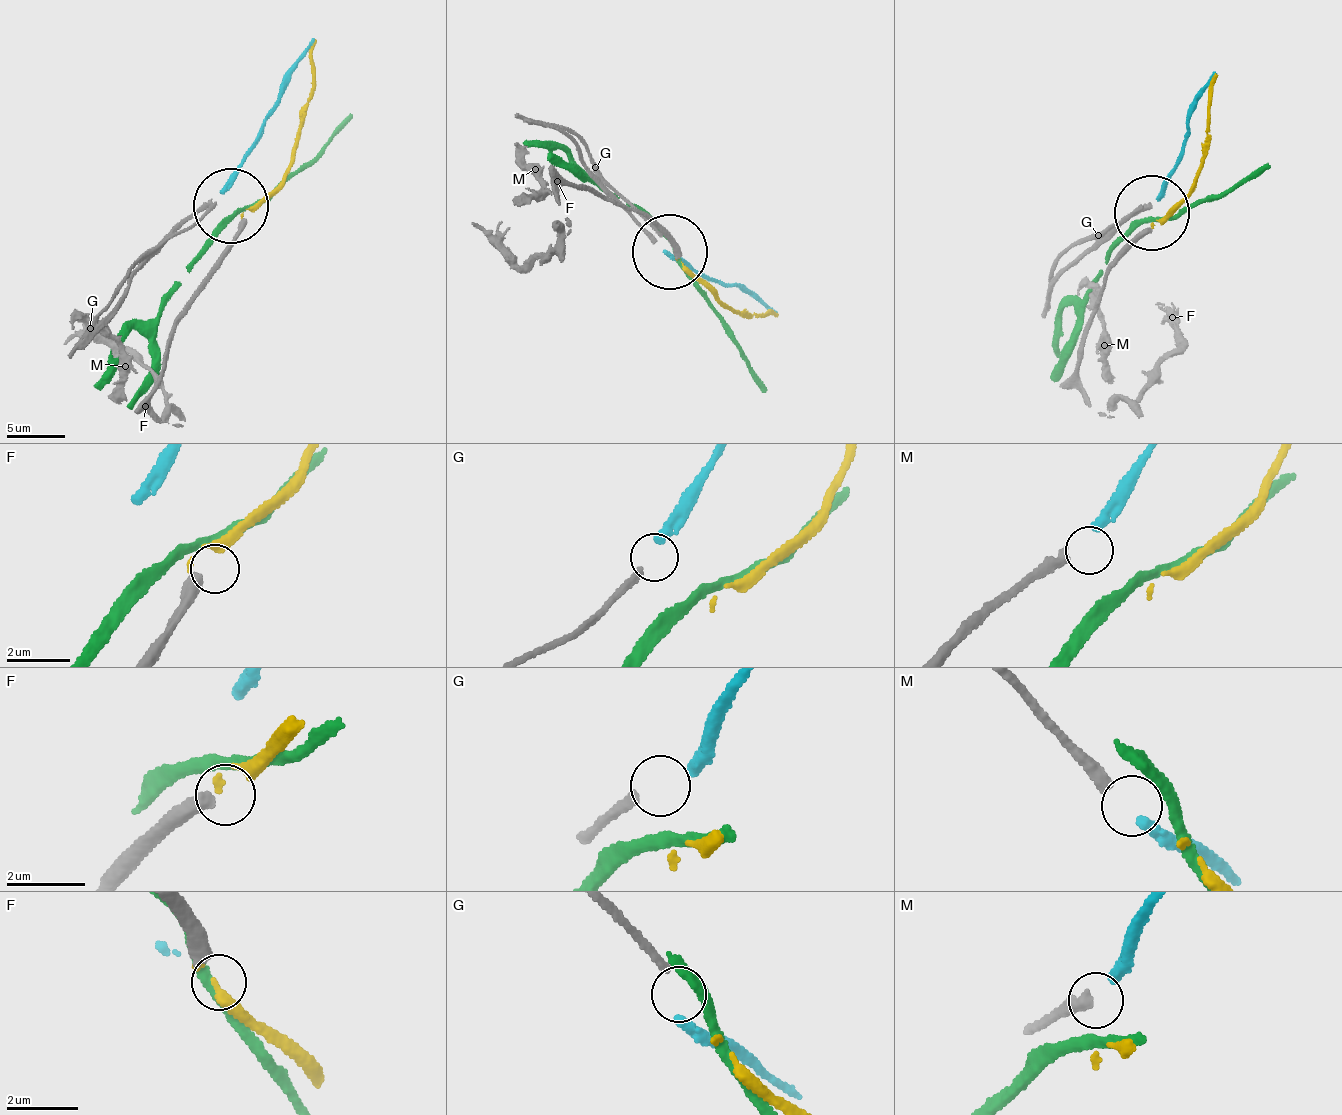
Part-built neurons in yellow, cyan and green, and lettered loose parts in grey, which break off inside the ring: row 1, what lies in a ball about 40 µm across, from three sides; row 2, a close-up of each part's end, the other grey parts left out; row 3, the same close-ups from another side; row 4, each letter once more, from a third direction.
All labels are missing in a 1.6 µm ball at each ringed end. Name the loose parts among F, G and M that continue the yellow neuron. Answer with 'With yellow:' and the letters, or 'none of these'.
With yellow: none of these

